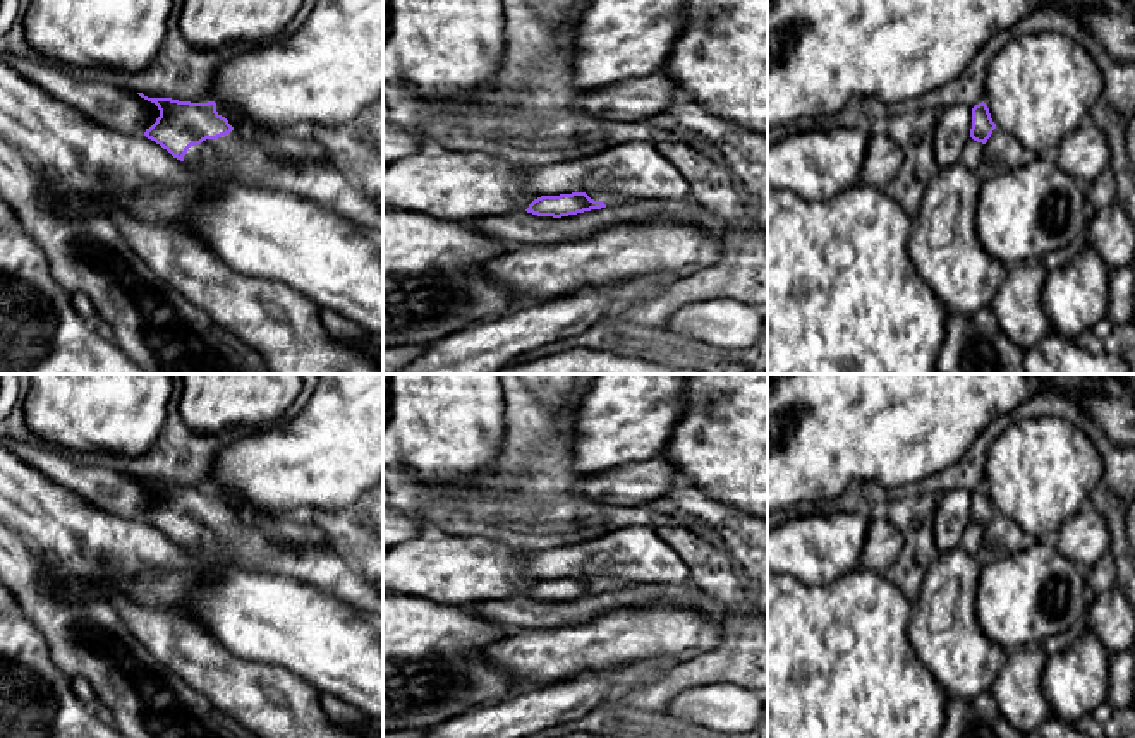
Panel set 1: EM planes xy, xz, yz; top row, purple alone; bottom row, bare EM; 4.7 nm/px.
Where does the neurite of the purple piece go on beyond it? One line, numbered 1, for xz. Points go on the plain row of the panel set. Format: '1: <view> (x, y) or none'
1: xz (608, 582)

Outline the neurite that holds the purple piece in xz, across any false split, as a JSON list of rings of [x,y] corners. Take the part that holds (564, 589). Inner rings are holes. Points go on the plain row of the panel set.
[[[603,575],[572,577],[560,580],[541,580],[534,584],[525,596],[537,601],[561,602],[591,594],[601,594],[606,590],[620,590],[634,584],[635,582],[620,577],[603,577]]]

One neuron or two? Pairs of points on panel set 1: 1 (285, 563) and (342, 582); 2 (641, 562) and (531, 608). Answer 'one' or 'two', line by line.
1: one
2: two

